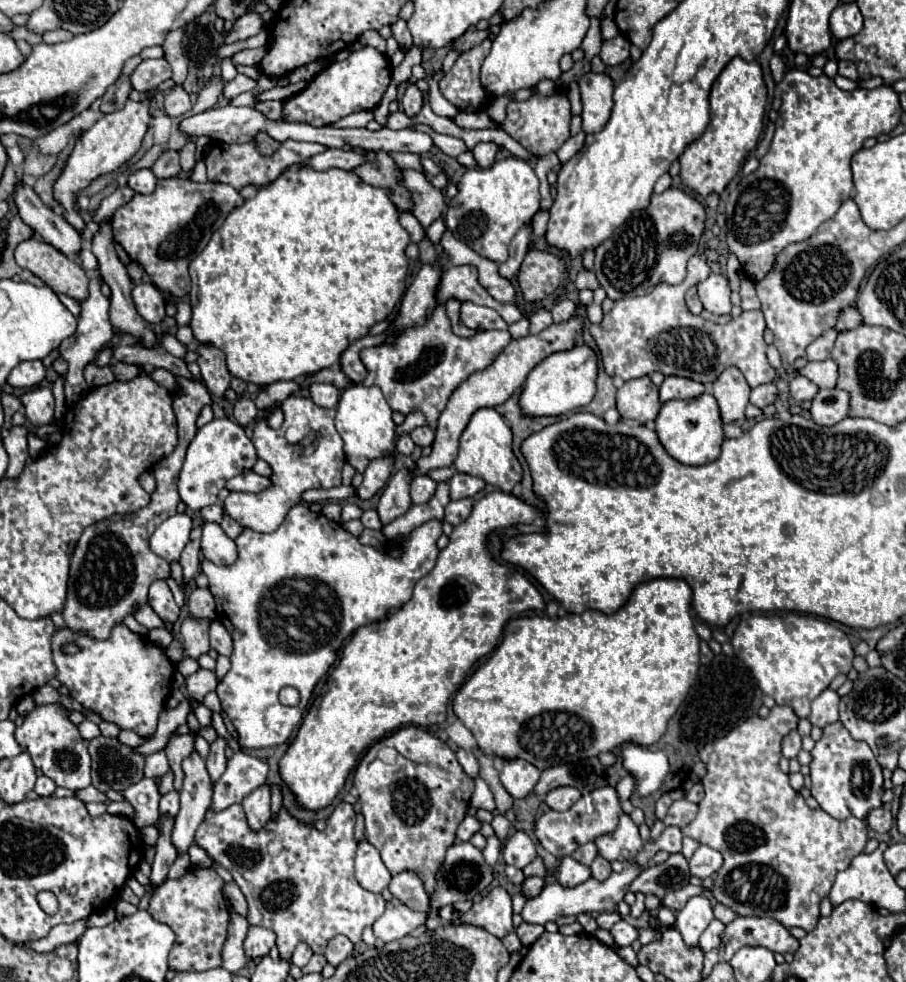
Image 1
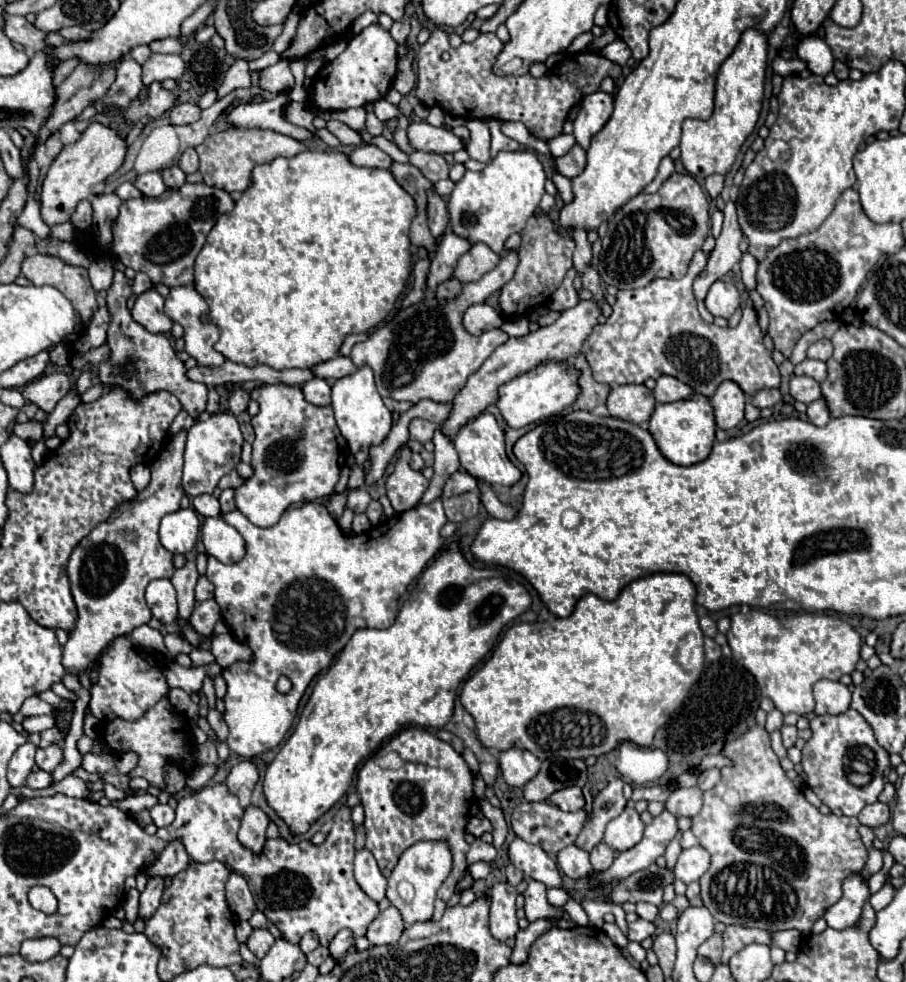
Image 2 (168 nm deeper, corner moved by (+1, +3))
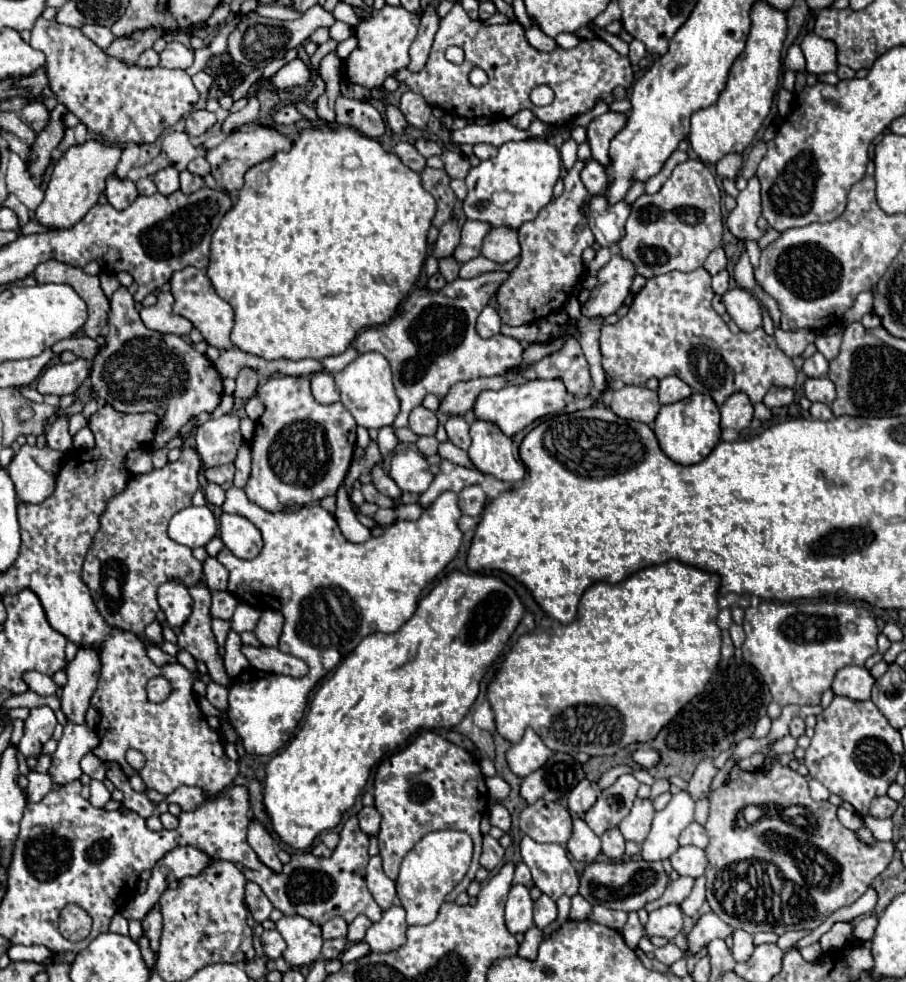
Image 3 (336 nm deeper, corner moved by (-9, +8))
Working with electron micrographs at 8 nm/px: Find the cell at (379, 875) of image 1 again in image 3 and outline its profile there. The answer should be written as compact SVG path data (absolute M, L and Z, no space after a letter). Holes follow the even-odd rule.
M376 855L370 859L368 863L368 873L366 873L366 881L368 881L368 889L374 895L376 903L380 905L380 909L388 909L392 907L392 899L396 897L396 887L394 881L390 881L384 871L382 871L382 859Z

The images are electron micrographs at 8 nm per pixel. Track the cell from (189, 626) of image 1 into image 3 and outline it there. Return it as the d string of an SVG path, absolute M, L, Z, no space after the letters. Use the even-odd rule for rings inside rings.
M214 591L212 593L212 617L218 617L218 619L232 619L234 615L234 609L236 609L238 601L234 599L232 593L228 591Z

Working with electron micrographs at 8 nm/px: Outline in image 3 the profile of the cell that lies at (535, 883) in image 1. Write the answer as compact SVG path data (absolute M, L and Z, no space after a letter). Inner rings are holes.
M542 895L536 903L534 903L534 925L538 929L544 929L546 925L550 925L556 919L556 903L548 897Z

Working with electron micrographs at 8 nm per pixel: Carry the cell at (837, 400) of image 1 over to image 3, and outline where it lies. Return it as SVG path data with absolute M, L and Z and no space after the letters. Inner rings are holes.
M812 403L812 407L810 407L810 415L812 415L814 419L820 419L820 421L828 421L828 419L834 417L832 411L830 411L830 407L824 405L824 403Z

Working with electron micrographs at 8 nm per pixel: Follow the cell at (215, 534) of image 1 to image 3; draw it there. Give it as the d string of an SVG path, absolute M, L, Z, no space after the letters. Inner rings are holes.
M224 513L220 517L220 537L240 559L254 559L262 551L260 529L242 515Z

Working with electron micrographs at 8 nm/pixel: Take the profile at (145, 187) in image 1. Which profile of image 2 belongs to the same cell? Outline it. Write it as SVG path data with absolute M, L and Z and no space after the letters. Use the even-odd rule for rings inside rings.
M146 172L146 174L140 174L132 184L134 184L144 196L160 196L160 194L166 190L160 172Z

